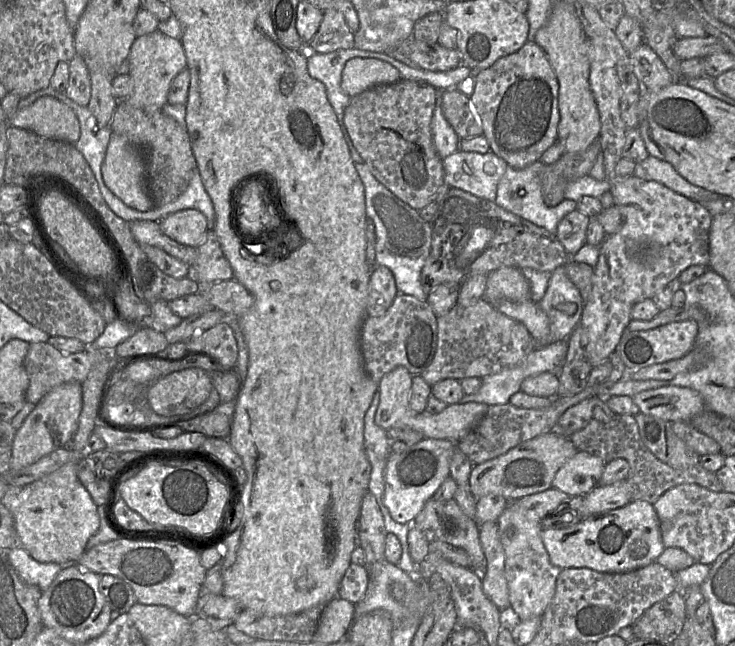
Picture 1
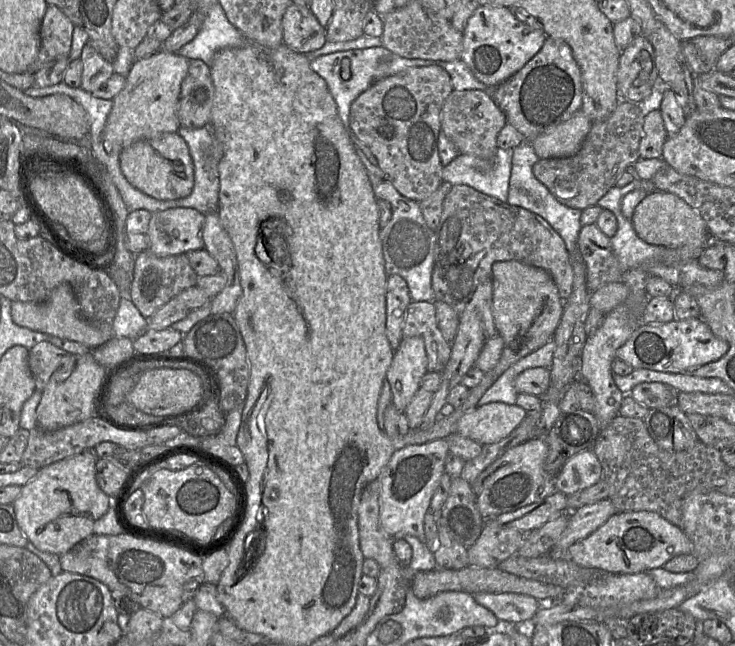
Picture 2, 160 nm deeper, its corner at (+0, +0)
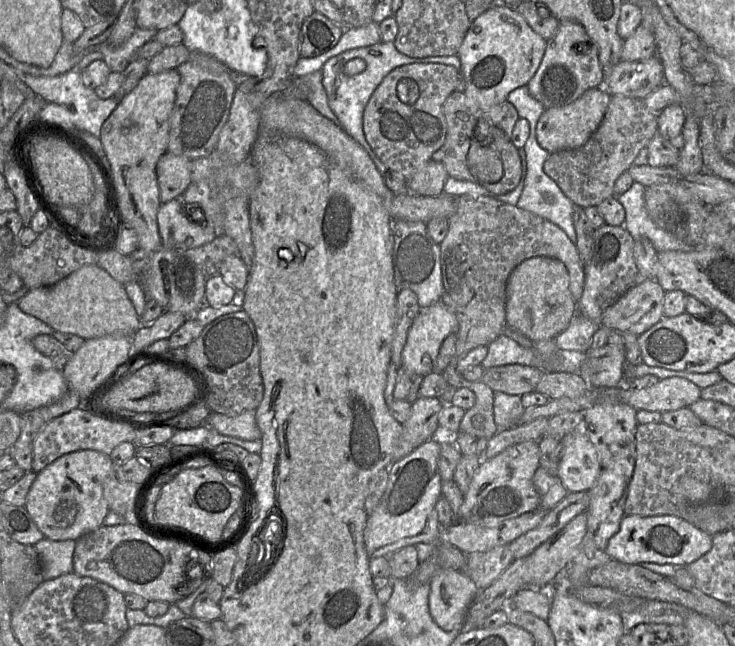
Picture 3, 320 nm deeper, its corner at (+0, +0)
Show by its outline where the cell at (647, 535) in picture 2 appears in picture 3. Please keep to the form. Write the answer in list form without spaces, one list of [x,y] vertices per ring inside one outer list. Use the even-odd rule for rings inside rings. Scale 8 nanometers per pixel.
[[[625,515],[620,528],[608,541],[606,553],[611,560],[627,564],[644,562],[685,567],[710,551],[713,538],[686,520],[672,515]]]

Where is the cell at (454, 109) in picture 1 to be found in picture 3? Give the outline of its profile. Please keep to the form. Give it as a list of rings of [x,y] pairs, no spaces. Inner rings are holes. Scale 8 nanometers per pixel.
[[[454,91],[443,104],[447,134],[441,147],[441,161],[449,176],[480,184],[489,192],[501,195],[515,189],[522,178],[522,160],[518,148],[511,141],[515,123],[520,119],[515,107],[504,101],[488,109],[473,103],[464,92]],[[479,120],[489,123],[485,140],[477,141],[474,131]]]

